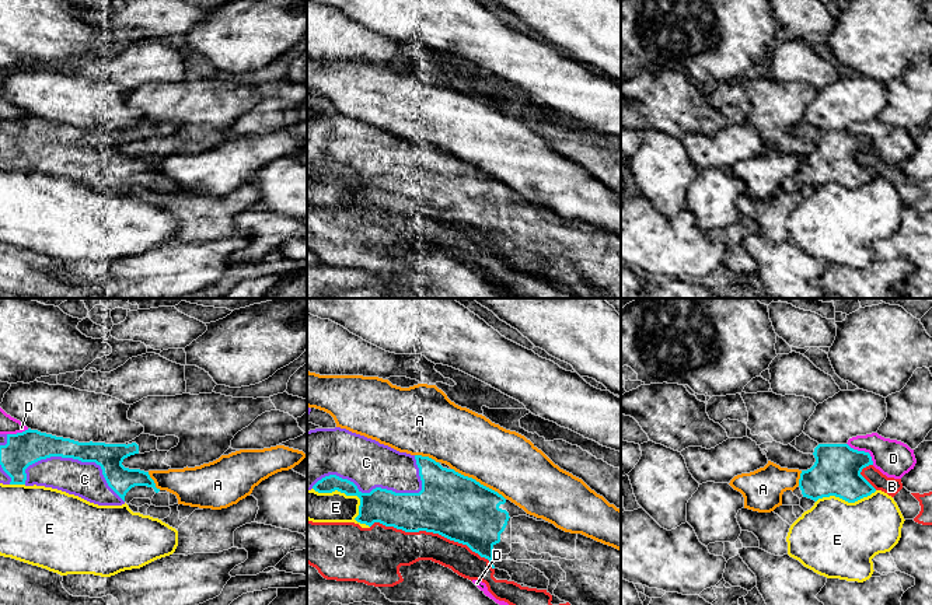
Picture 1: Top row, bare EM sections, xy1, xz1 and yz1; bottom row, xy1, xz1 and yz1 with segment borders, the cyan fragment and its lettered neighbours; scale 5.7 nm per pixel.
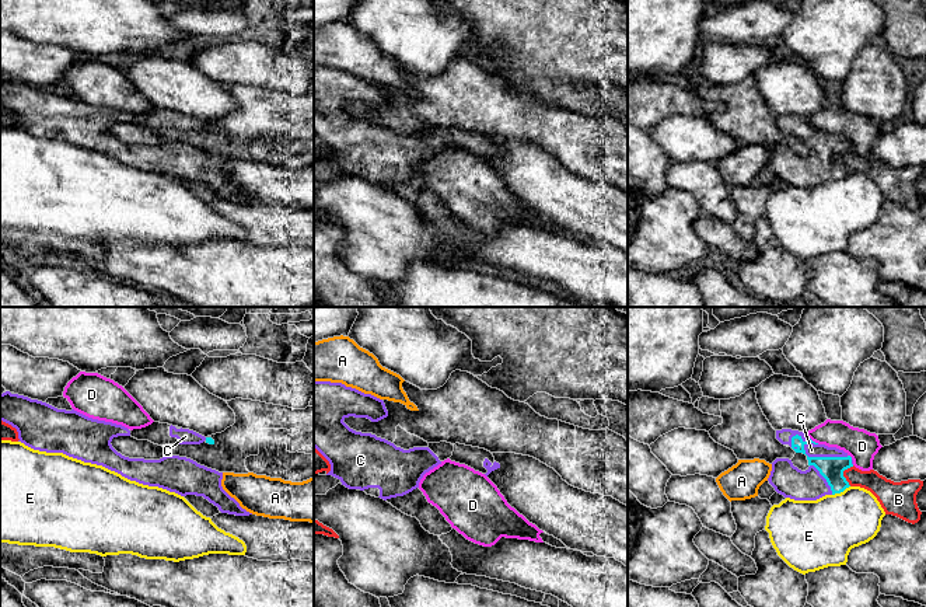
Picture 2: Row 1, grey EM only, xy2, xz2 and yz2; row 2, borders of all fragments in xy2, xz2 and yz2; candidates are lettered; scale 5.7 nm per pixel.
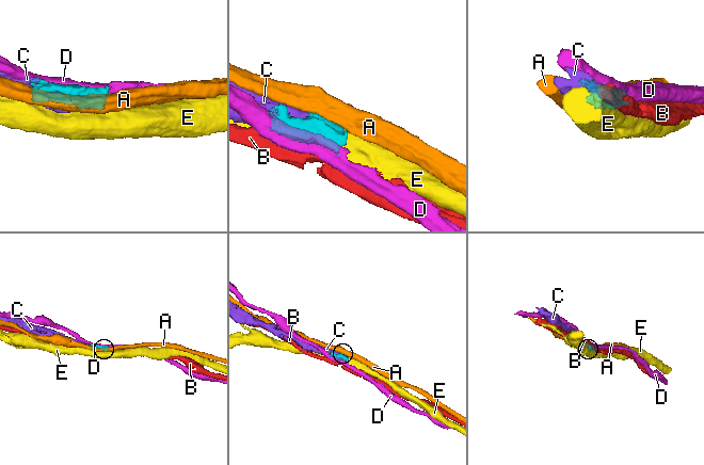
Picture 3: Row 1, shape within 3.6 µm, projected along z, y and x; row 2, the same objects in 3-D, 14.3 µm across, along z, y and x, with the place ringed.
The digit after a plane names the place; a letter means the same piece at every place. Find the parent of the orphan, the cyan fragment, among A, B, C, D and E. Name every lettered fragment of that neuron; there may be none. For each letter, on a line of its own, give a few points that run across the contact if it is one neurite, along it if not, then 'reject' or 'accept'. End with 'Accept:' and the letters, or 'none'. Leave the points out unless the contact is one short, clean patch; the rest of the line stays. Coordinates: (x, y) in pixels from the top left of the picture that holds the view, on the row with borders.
A: reject
B: reject
C: accept
D: reject
E: reject
Accept: C

